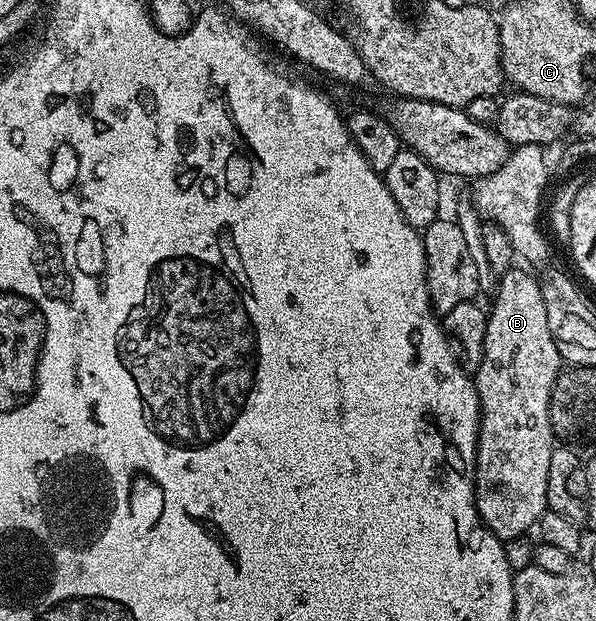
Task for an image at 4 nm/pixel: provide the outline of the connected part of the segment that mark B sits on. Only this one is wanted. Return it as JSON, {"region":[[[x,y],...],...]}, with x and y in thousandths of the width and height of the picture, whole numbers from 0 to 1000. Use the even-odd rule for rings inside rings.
{"region":[[[862,427],[837,444],[829,470],[826,494],[819,501],[819,522],[815,523],[815,549],[812,551],[812,573],[795,599],[795,615],[802,646],[805,647],[805,696],[799,705],[799,818],[805,828],[805,837],[820,849],[842,871],[851,871],[871,862],[886,862],[904,844],[909,826],[919,821],[919,770],[923,768],[923,736],[930,725],[930,702],[926,680],[923,678],[923,639],[943,596],[943,580],[936,568],[936,556],[923,536],[923,522],[916,519],[916,485],[909,485],[909,465],[906,449],[893,444],[878,428]]]}

